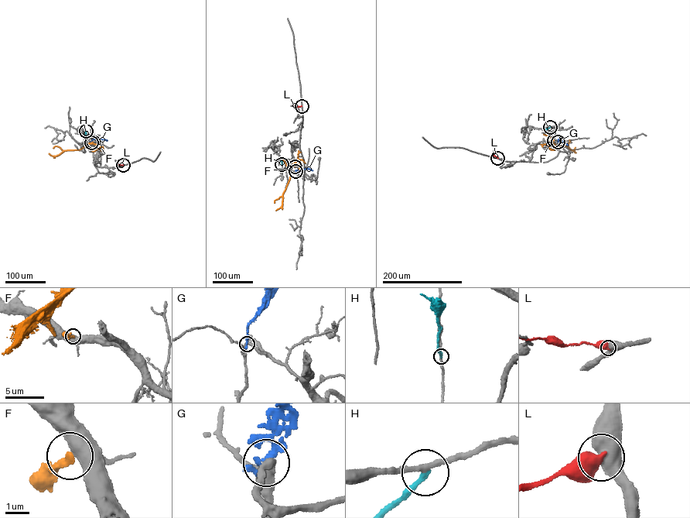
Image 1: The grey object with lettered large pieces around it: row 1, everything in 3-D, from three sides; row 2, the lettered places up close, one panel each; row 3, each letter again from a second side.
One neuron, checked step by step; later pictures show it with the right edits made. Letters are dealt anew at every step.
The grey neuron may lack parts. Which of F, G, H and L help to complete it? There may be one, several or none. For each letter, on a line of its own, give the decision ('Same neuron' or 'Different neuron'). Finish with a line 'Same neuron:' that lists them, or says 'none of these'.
F: Different neuron
G: Different neuron
H: Different neuron
L: Different neuron
Same neuron: none of these

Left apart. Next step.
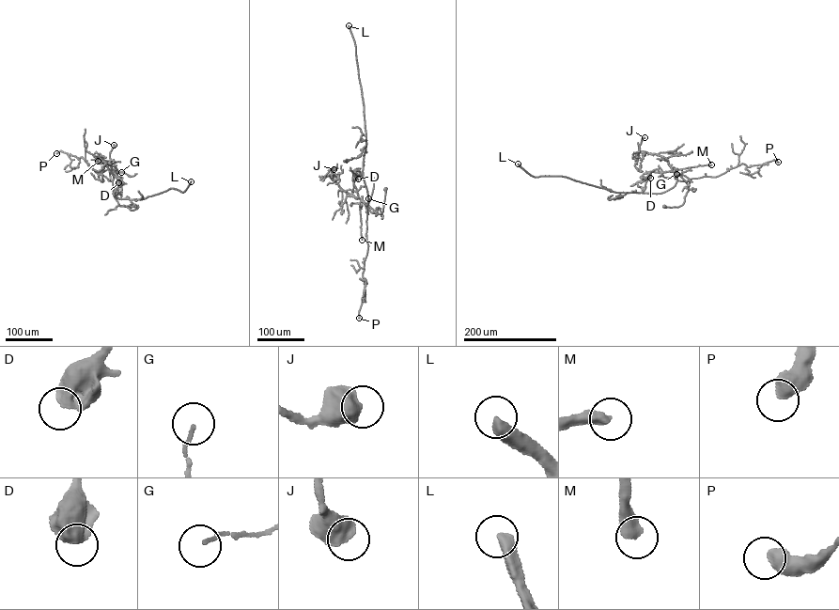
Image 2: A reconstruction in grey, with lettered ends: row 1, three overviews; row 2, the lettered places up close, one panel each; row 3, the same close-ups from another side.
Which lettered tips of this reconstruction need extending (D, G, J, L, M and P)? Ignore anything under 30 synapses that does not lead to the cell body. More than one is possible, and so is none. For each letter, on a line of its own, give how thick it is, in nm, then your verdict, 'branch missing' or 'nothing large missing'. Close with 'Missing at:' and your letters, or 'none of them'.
D: 650 nm | nothing large missing
G: 100 nm | nothing large missing
J: 700 nm | nothing large missing
L: 440 nm | branch missing
M: 480 nm | nothing large missing
P: 550 nm | nothing large missing
Missing at: L

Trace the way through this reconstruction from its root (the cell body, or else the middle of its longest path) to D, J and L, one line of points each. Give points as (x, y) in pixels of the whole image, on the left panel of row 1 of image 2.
D: (131, 206), (119, 206), (115, 197), (115, 173), (112, 185), (119, 198), (118, 182)
J: (131, 206), (118, 204), (113, 193), (116, 176), (110, 162), (103, 161), (109, 163), (114, 145)
L: (131, 206), (115, 197), (115, 173), (112, 185), (122, 199), (171, 188), (183, 193), (191, 181)

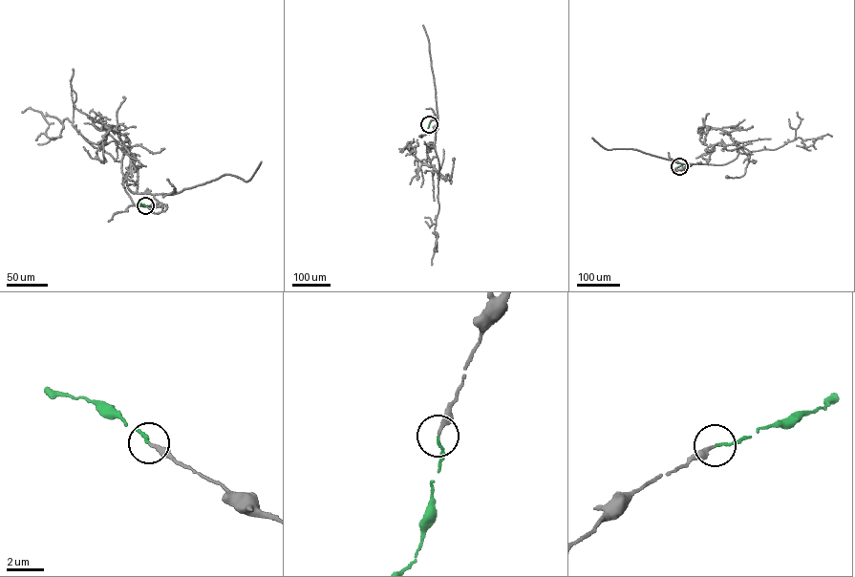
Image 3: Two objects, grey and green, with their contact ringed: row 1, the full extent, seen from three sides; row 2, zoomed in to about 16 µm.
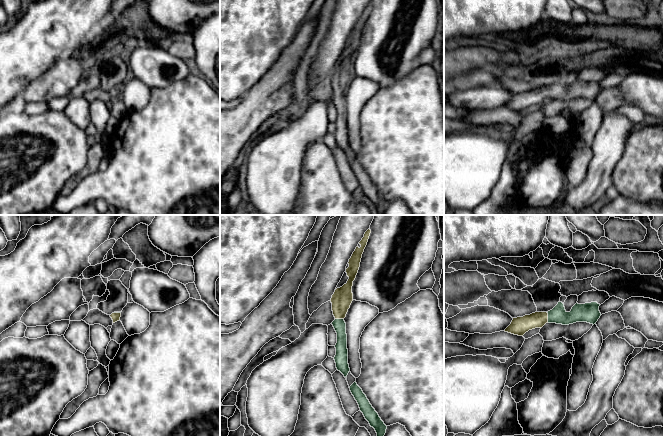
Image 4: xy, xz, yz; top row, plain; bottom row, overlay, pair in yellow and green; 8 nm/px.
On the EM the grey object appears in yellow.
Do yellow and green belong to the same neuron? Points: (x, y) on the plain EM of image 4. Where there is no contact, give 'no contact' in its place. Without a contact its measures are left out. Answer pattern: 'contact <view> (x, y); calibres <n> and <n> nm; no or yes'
contact yz (547, 93); calibres 150 and 140 nm; yes

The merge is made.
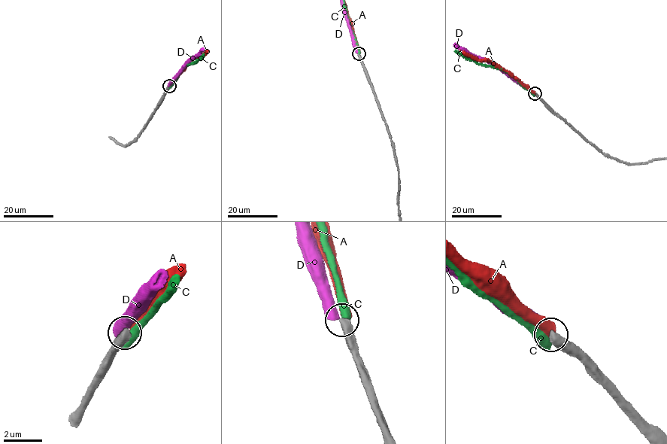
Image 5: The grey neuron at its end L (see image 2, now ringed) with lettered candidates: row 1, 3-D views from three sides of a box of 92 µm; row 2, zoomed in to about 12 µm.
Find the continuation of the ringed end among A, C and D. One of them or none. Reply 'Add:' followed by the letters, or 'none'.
Add: none

